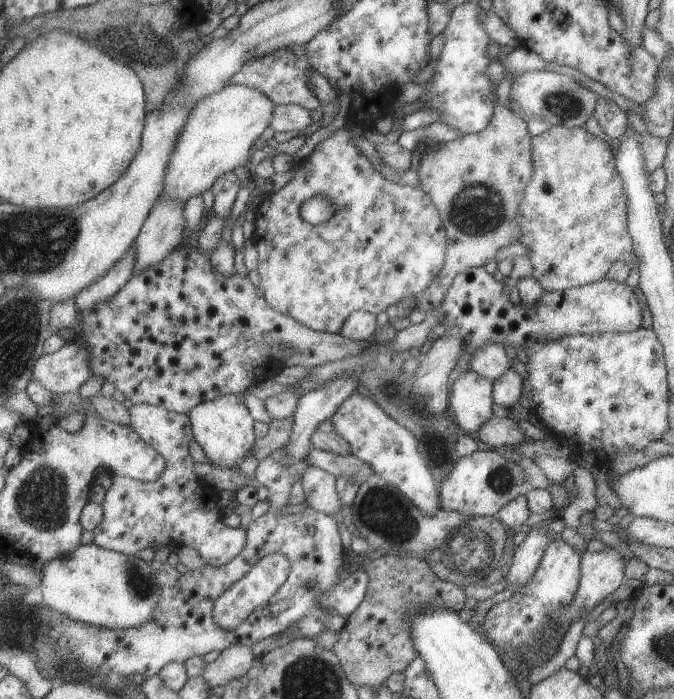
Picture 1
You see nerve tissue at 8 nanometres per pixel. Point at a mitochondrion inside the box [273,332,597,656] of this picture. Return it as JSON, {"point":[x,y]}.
{"point":[382,511]}

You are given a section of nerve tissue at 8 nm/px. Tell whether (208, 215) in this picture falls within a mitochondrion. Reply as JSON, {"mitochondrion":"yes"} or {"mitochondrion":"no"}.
{"mitochondrion":"no"}

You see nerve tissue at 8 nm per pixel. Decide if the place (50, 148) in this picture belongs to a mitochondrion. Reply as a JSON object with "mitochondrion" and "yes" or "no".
{"mitochondrion":"no"}

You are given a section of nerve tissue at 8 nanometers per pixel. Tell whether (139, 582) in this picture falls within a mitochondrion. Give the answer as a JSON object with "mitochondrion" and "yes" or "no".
{"mitochondrion":"yes"}

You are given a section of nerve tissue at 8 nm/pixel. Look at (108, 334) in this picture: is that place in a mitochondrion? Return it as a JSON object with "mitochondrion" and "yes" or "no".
{"mitochondrion":"no"}

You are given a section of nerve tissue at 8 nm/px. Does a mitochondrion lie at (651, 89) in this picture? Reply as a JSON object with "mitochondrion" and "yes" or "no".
{"mitochondrion":"no"}

